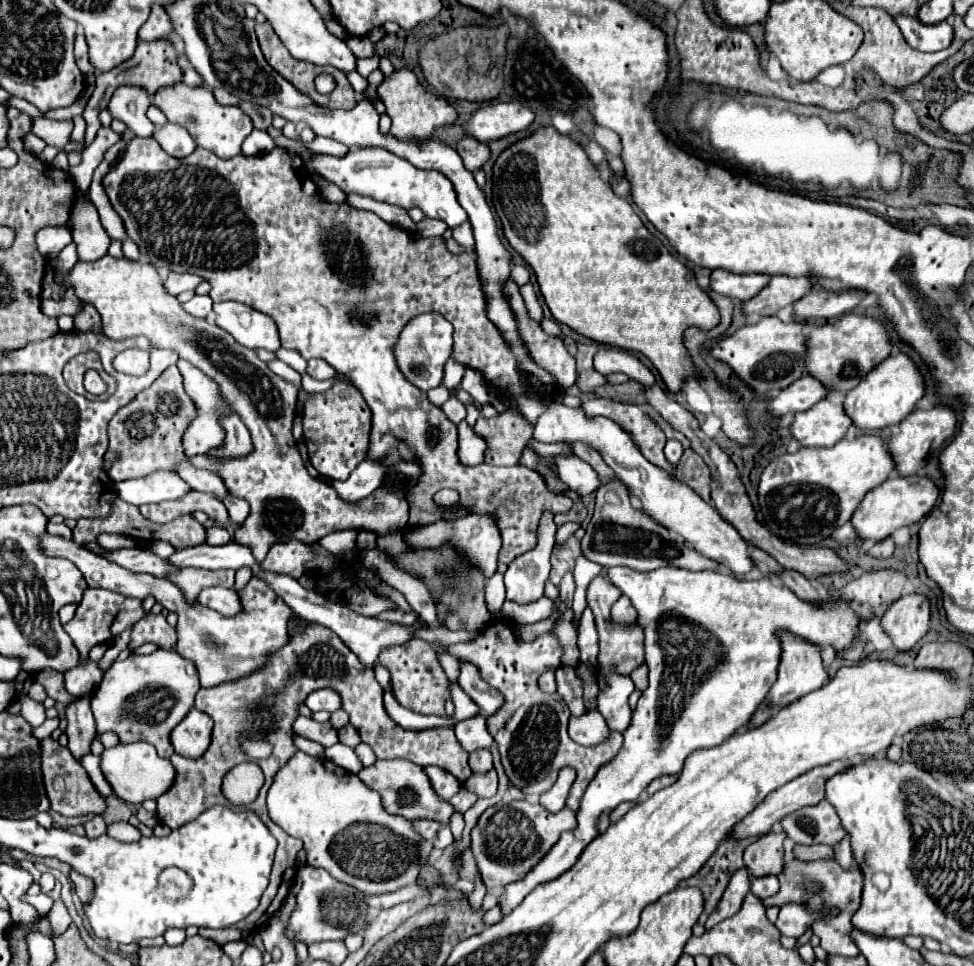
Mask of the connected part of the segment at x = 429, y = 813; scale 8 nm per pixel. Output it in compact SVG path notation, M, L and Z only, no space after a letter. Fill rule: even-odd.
M393 759L393 761L377 761L371 767L363 767L357 773L359 779L373 791L381 795L383 809L391 815L401 815L409 821L415 819L433 819L443 825L449 823L453 815L453 807L449 803L443 803L443 799L435 799L435 793L431 791L431 783L423 771L423 767L415 763L407 763L405 759Z

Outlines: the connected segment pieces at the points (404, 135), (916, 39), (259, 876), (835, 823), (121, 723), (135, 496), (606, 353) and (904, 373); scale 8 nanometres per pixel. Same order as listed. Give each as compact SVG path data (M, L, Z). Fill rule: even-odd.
M399 69L391 77L387 77L379 85L379 99L387 107L387 115L393 119L391 133L397 139L413 139L413 137L425 139L425 137L431 137L433 131L443 129L445 125L457 121L455 107L447 99L443 99L443 97L435 95L435 93L429 93L419 83L415 73L409 71L409 69Z
M911 17L911 19L897 19L897 25L903 31L907 43L913 49L923 51L923 53L935 53L935 51L947 49L955 35L953 27L947 21L927 27L919 23L919 19Z
M213 805L197 819L171 831L167 837L141 837L135 843L119 843L107 835L87 839L65 829L45 829L37 821L3 819L3 843L11 849L57 857L69 863L81 875L95 881L95 899L85 905L95 937L135 943L143 937L163 935L169 927L187 929L189 925L223 929L239 923L257 909L259 899L269 883L275 837L253 811L233 811L225 805ZM177 867L189 873L193 887L189 895L167 901L157 889L157 877L163 869Z
M827 801L815 807L803 807L787 815L781 825L795 845L835 845L845 837L839 817Z
M159 649L151 655L131 653L125 661L117 659L103 675L99 687L91 697L91 709L97 733L115 731L121 743L145 741L157 747L159 757L171 757L171 731L187 711L193 707L195 693L199 691L199 675L195 665L183 659L177 651Z
M157 471L143 479L115 483L113 487L119 499L131 505L159 503L165 499L181 499L191 491L191 487L177 473L171 473L171 471Z
M599 347L595 353L595 369L601 375L609 373L625 373L631 381L643 383L643 385L653 385L655 377L653 373L631 353L615 347Z
M899 353L895 357L887 357L875 371L865 375L855 387L855 391L849 391L845 397L845 413L859 429L885 429L891 425L901 423L913 409L915 403L923 397L923 377L919 369L913 365L913 361Z

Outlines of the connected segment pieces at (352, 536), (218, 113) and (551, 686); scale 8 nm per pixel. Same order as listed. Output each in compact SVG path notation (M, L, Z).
M343 529L343 531L335 531L331 535L325 535L323 539L317 539L315 543L319 543L325 551L333 553L335 557L339 557L341 553L349 555L355 551L355 539L357 539L359 531L353 529Z
M179 81L171 87L163 87L153 95L153 105L159 107L167 115L169 123L177 123L177 125L185 127L199 147L213 151L221 159L231 159L231 157L239 155L241 143L253 131L251 119L239 107L219 105L217 99L213 97L213 91L207 89L205 85L189 87L183 81Z
M547 671L539 677L539 689L545 693L555 693L557 683L555 683L555 671Z

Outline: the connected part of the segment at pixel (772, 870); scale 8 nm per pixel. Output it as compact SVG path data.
M767 833L745 849L745 865L755 877L779 875L783 871L783 839L785 833Z

